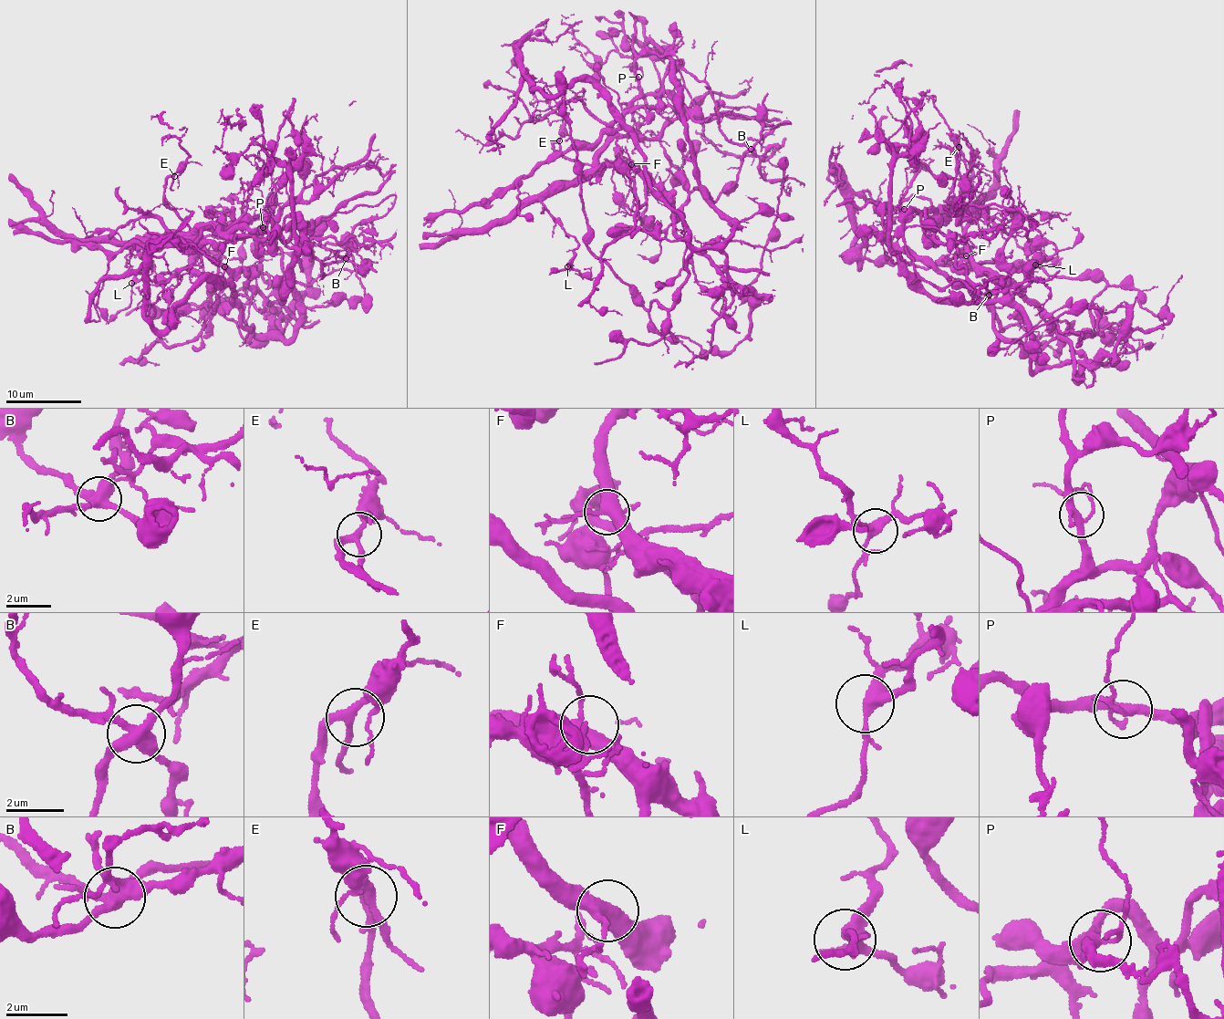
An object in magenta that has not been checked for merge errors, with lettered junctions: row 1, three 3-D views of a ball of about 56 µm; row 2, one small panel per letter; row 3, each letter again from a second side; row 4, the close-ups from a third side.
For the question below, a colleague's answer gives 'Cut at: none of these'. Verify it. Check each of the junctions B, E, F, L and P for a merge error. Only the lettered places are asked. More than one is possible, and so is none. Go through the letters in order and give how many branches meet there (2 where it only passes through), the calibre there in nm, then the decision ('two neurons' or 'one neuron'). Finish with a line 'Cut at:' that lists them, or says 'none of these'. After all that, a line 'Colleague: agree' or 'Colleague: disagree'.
B: branches 5; calibre 440 nm; two neurons
E: branches 3; calibre 280 nm; one neuron
F: branches 4; calibre 420 nm; one neuron
L: branches 3; calibre 340 nm; one neuron
P: branches 4; calibre 260 nm; one neuron
Cut at: B
Colleague: disagree

